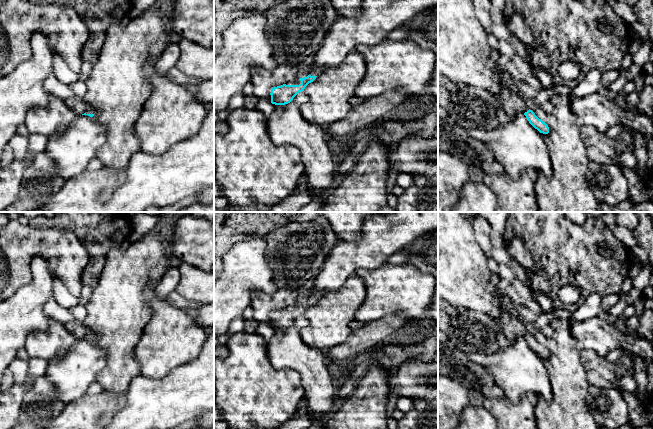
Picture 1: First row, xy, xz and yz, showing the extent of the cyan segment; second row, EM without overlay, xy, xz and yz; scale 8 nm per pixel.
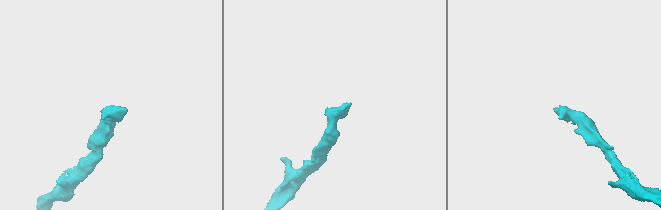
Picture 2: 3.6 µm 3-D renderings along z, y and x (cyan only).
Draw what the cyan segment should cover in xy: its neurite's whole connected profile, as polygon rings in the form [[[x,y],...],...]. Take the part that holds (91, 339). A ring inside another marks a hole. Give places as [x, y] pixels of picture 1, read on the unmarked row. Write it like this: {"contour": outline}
{"contour": [[[72,321],[64,324],[66,330],[75,338],[75,339],[88,339],[90,341],[94,340],[94,333],[92,330],[87,328],[83,323],[79,321]]]}

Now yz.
{"contour": [[[502,311],[501,316],[497,319],[499,325],[504,329],[505,335],[509,339],[523,337],[529,347],[540,357],[548,358],[548,349],[539,343],[535,337],[530,334],[521,320],[509,312]]]}

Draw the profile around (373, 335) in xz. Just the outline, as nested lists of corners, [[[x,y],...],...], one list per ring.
[[[394,314],[353,330],[346,341],[327,350],[331,364],[355,358],[365,350],[381,347],[394,332],[407,324],[410,322],[402,315]]]

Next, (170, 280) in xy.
[[[179,267],[168,268],[163,278],[155,287],[155,293],[158,298],[167,298],[173,292],[179,283],[181,274]]]

